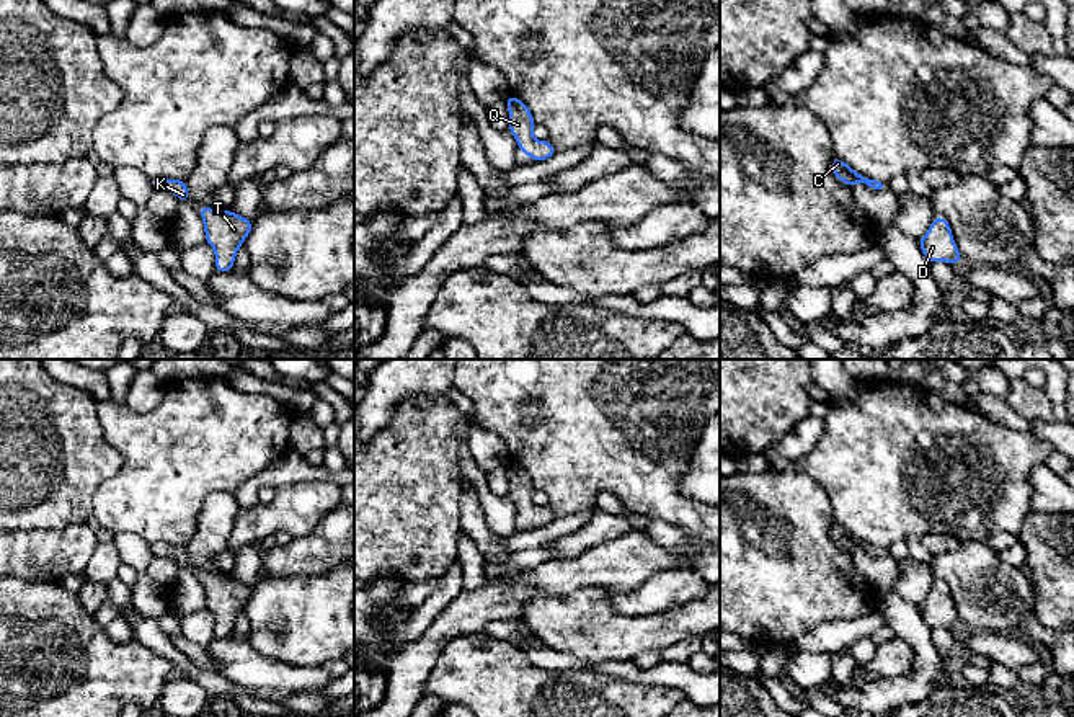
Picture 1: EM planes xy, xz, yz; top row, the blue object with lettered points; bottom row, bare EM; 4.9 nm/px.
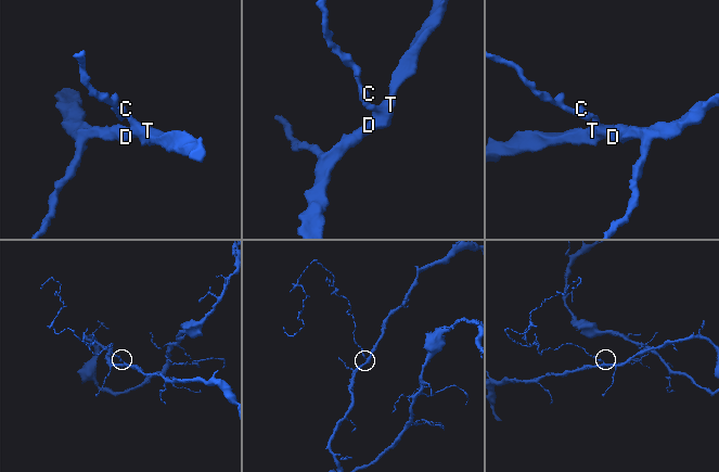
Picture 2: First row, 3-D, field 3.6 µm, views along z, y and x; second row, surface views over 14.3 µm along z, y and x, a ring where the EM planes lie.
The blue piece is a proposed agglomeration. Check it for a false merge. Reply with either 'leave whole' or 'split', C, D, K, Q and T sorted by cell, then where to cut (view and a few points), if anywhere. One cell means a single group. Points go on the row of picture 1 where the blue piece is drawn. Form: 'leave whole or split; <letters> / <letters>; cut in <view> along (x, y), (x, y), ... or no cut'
leave whole; C D K Q T; no cut

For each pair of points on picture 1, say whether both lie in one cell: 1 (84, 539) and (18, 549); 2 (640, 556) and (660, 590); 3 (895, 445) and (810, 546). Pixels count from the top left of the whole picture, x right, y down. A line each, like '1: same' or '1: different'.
1: same
2: different
3: different

